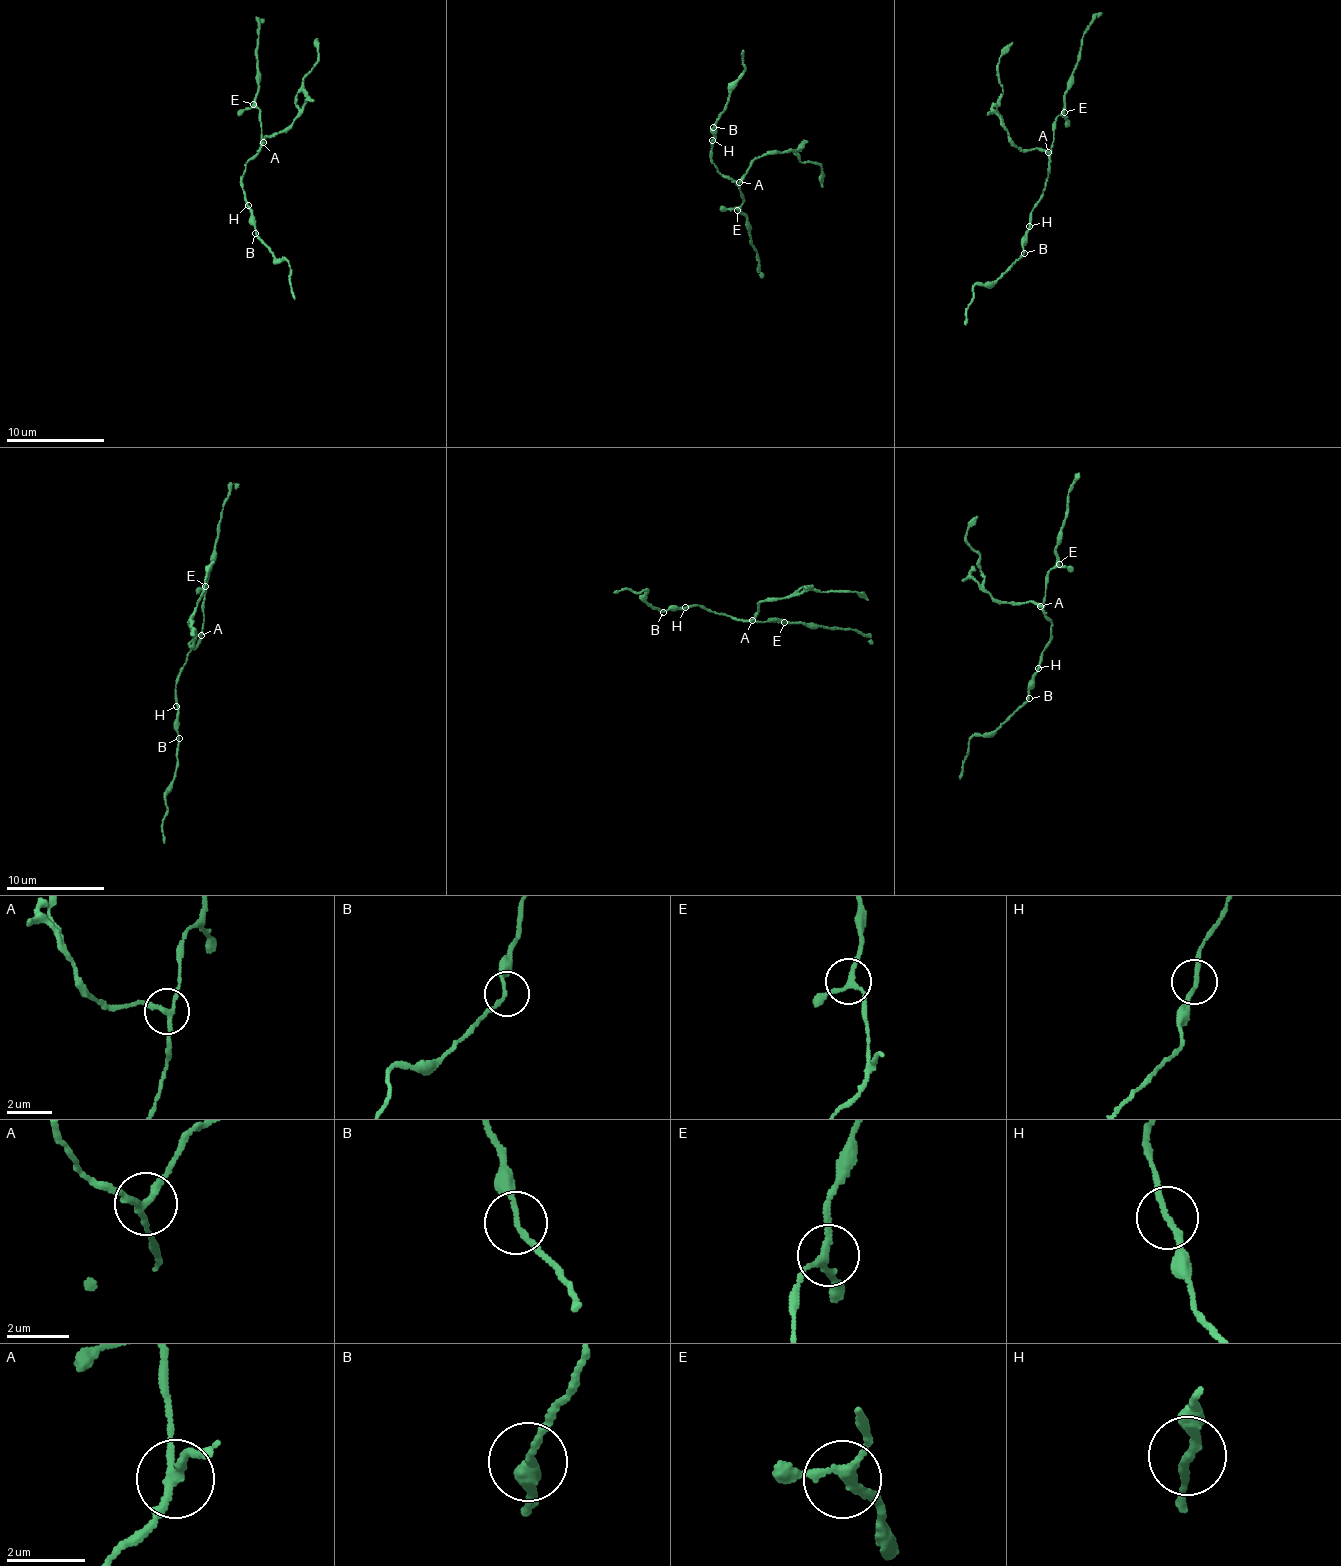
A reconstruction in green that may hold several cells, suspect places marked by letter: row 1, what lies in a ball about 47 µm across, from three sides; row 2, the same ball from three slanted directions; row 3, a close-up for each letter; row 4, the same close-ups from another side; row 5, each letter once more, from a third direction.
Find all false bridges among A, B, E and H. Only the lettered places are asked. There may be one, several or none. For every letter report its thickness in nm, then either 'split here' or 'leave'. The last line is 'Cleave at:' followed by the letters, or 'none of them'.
A: calibre 190 nm; split here
B: calibre 130 nm; leave
E: calibre 200 nm; leave
H: calibre 180 nm; leave
Cleave at: A

